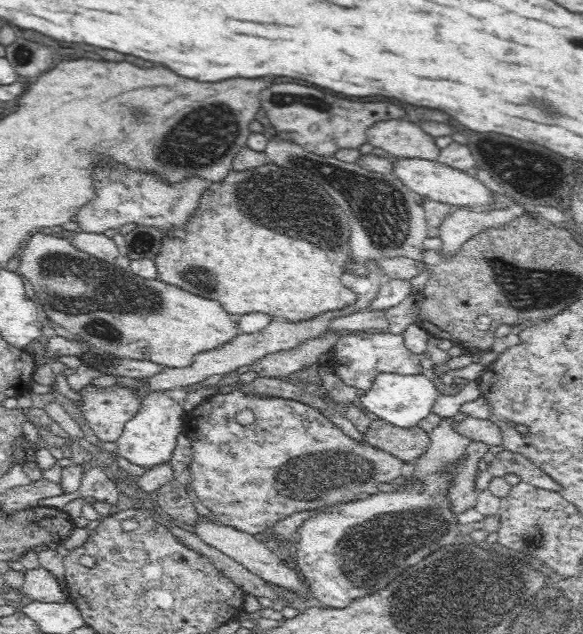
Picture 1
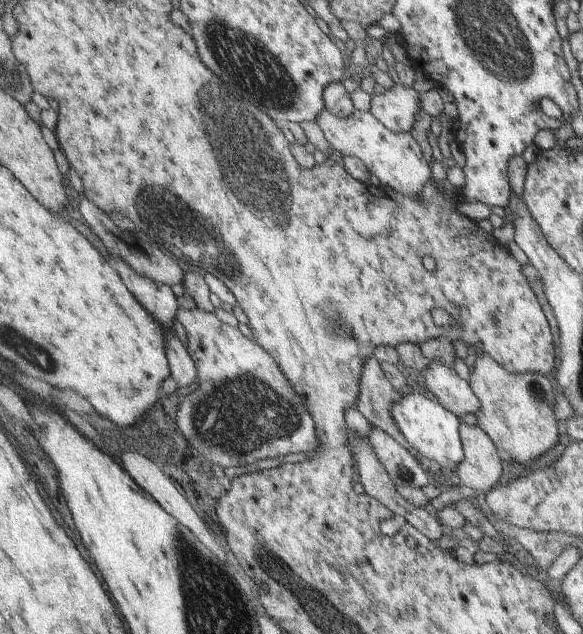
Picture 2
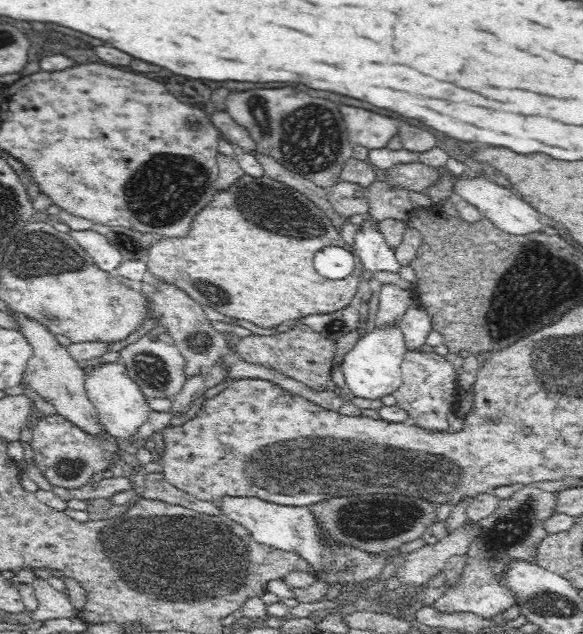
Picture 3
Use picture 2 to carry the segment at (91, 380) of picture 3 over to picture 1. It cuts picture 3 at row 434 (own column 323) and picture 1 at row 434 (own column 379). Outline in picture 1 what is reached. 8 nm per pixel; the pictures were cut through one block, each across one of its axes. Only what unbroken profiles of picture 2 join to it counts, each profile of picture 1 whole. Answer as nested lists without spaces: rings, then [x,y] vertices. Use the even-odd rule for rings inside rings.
[[[175,388],[172,390],[152,391],[143,397],[137,413],[130,421],[123,425],[123,430],[118,438],[117,452],[145,469],[166,464],[174,458],[174,450],[178,446],[180,434],[184,434],[185,422],[184,402],[192,390]]]

